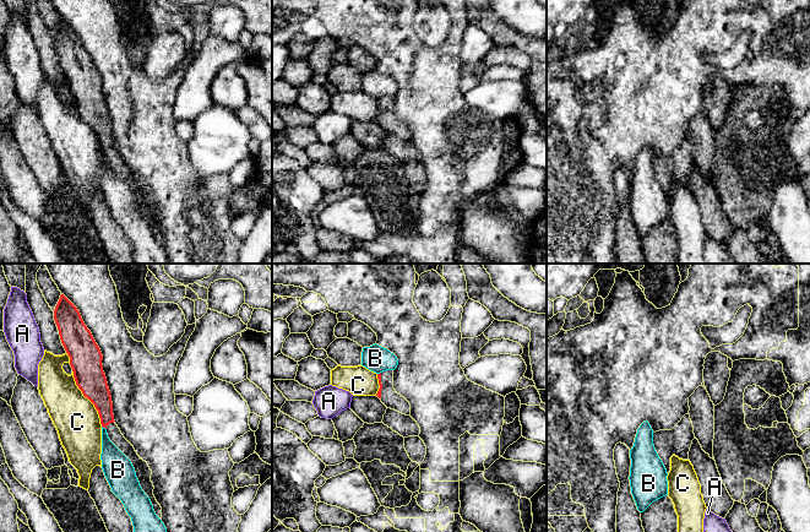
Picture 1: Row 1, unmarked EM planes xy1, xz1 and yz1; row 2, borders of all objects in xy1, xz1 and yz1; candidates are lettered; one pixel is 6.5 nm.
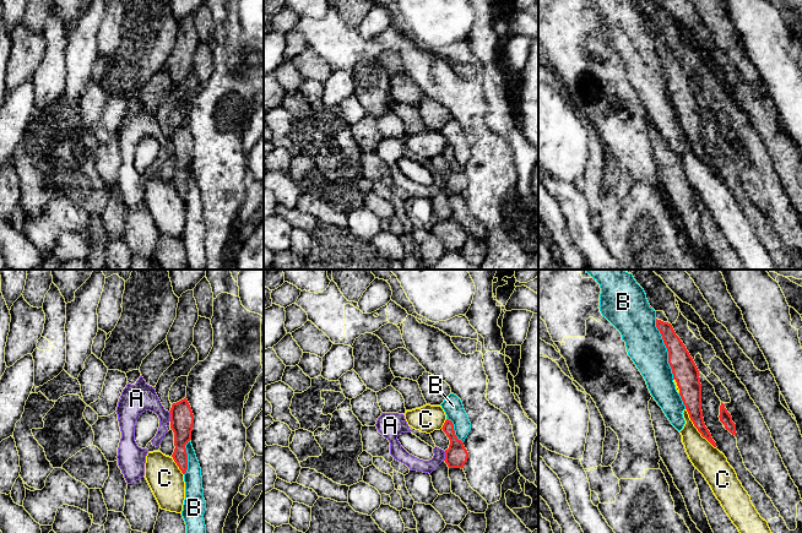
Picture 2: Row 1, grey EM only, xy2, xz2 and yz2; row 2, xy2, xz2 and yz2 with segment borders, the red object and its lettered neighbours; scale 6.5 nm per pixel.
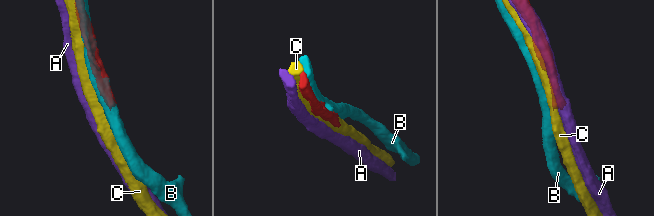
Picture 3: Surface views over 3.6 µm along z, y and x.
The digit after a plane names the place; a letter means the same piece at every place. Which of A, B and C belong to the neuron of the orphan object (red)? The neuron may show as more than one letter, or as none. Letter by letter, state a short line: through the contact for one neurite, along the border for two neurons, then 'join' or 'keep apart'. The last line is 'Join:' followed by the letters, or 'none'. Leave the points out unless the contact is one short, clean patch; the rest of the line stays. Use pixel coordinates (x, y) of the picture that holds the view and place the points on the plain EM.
A: xy2 (168, 137), (171, 146) | keep apart
B: keep apart
C: keep apart
Join: none

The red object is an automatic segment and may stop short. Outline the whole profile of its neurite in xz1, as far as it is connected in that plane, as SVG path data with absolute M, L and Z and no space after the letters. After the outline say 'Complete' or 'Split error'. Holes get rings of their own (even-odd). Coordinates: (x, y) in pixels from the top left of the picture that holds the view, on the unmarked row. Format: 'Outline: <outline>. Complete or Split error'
Outline: M386 96L377 99L380 114L376 121L381 127L391 135L395 135L402 140L411 141L409 127L398 120L393 114L393 96Z. Split error

